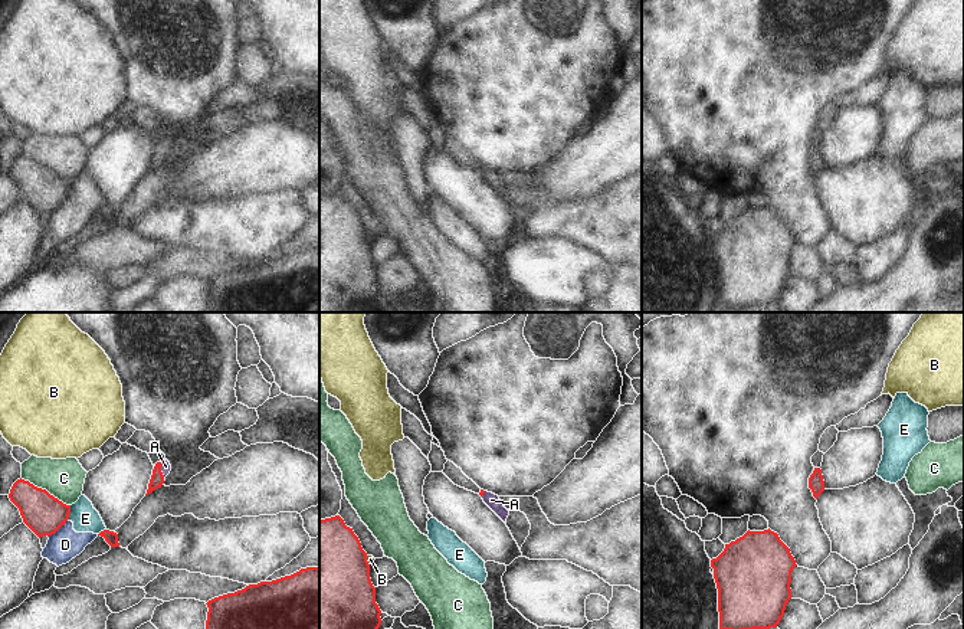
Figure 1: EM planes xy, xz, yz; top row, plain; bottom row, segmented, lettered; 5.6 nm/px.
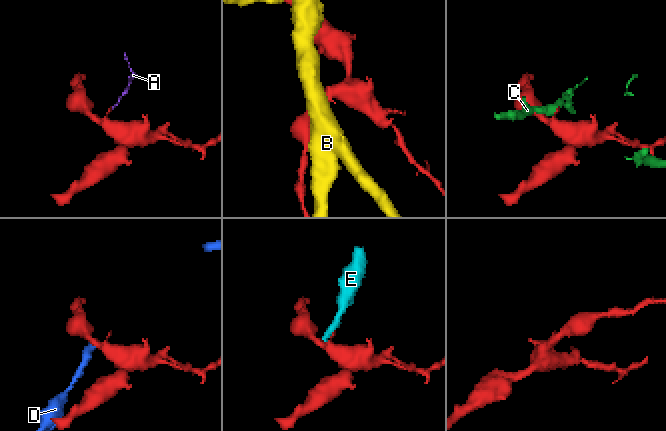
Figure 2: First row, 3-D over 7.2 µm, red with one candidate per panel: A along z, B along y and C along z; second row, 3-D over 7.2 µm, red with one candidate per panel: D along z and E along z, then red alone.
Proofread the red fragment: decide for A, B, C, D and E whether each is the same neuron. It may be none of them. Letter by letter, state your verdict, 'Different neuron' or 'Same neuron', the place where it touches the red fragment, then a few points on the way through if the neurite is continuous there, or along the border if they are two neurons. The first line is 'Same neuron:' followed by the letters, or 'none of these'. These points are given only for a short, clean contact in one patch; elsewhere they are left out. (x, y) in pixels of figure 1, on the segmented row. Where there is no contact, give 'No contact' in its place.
Same neuron: A
A: Same neuron. Touches red at xy (160, 471). Path across: xy (157, 478), (160, 471), (166, 467)
B: Different neuron. Touches red at xz (366, 560)
C: Different neuron. Touches red at xy (45, 490)
D: Different neuron. Touches red at xy (56, 530). Boundary: xy (66, 520), (48, 536)
E: Different neuron. Touches red at xy (69, 513). Boundary: xy (71, 505), (66, 520)

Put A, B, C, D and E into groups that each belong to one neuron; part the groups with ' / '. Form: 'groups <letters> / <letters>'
groups A / B / C / D E

